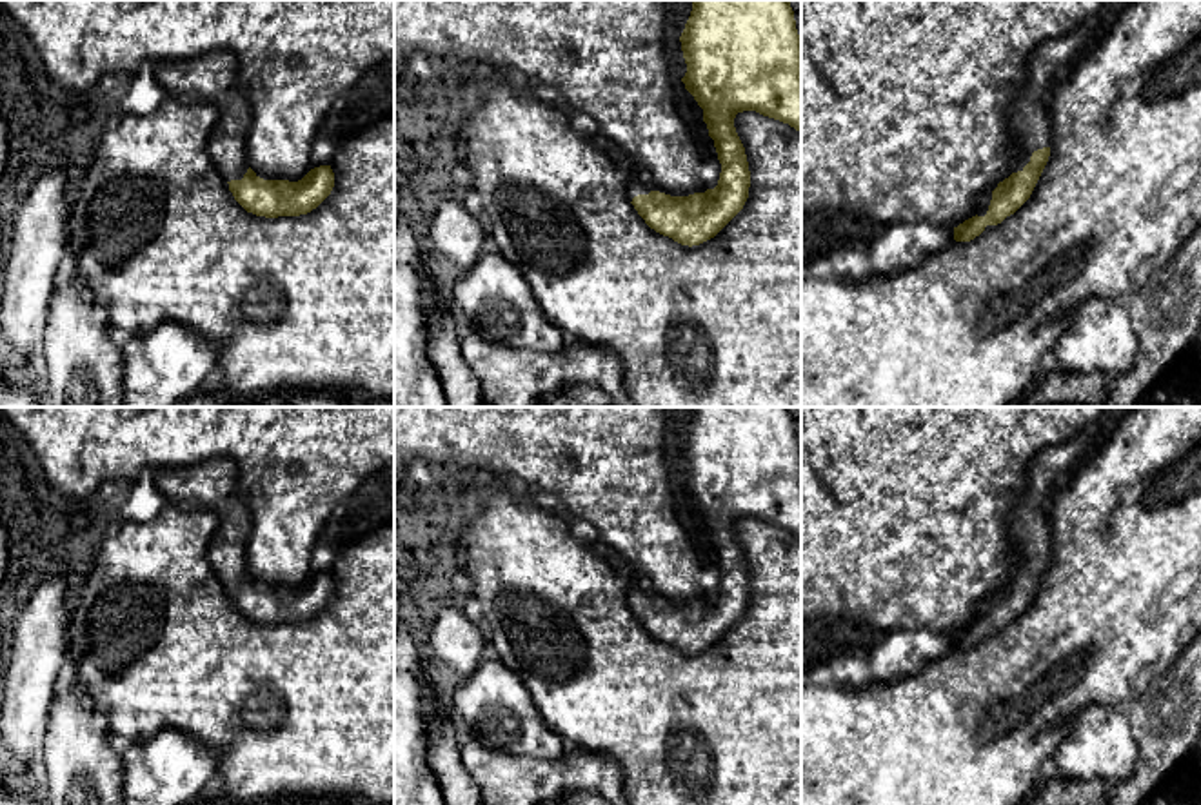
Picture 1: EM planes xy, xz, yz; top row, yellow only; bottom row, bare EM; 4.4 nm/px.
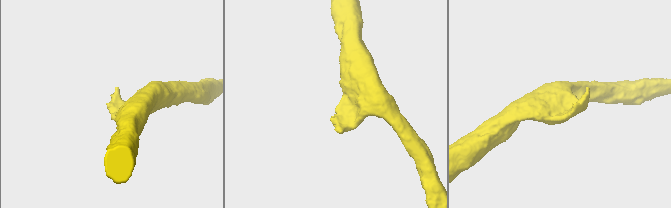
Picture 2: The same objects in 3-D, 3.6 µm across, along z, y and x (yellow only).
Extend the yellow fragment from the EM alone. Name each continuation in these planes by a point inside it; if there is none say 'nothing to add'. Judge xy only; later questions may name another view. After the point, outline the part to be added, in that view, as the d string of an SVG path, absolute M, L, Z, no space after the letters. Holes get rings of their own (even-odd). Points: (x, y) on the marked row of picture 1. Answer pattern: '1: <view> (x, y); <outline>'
1: xy (213, 77); M231 51L154 64L167 94L213 104L218 111L211 158L225 182L242 180L249 169L245 140L253 109L238 84L238 58Z

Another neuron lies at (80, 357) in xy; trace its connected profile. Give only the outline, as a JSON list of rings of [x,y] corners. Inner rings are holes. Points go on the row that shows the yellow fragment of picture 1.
[[[74,276],[55,289],[42,343],[44,389],[42,407],[120,407],[122,343],[111,331],[102,307]]]

